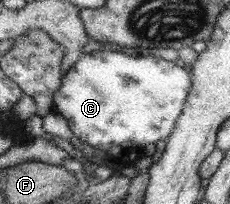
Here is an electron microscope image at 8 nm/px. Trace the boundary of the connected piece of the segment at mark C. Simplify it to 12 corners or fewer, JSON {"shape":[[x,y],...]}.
{"shape":[[103,48],[65,72],[52,111],[133,165],[169,137],[191,73]]}

